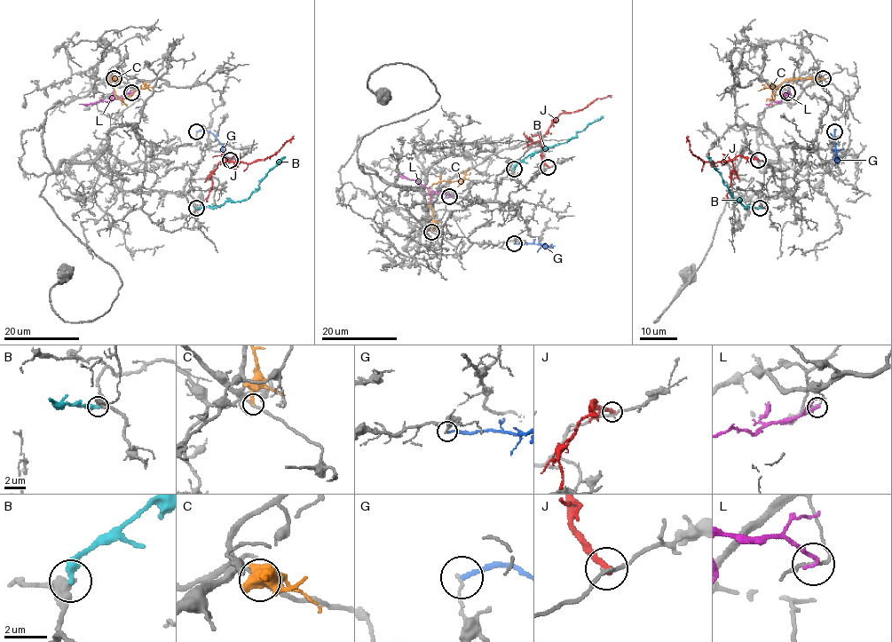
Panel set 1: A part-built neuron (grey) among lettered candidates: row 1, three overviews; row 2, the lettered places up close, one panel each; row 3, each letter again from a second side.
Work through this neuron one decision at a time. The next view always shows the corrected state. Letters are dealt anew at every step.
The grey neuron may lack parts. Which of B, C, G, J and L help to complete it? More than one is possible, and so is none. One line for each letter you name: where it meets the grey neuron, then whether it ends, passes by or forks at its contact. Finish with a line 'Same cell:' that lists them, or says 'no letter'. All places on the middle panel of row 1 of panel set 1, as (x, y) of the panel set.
Same cell: no letter

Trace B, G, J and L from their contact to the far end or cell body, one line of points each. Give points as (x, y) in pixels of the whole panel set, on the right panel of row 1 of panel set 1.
B: (760, 208), (746, 207), (734, 200), (707, 156)
G: (835, 132), (837, 154)
J: (758, 159), (740, 155), (727, 161), (704, 162), (689, 148), (688, 136)
L: (788, 92), (778, 102), (765, 104)

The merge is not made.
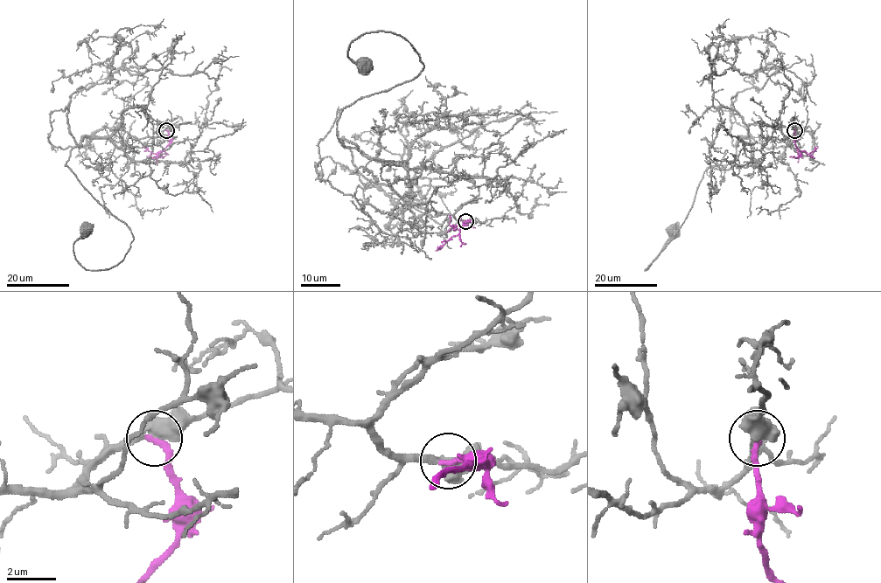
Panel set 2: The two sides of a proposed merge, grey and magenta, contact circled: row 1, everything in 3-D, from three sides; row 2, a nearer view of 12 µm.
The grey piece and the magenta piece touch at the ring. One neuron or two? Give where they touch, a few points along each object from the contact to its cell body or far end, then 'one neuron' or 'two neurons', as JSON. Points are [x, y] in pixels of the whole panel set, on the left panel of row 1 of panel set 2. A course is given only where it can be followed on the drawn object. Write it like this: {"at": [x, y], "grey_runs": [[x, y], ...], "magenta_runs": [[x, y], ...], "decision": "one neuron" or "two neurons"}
{"at": [166, 130], "grey_runs": [[166, 129], [121, 123], [72, 149], [130, 249], [87, 270], [87, 229]], "magenta_runs": [[166, 130], [169, 144], [163, 150], [153, 154], [143, 146]], "decision": "one neuron"}

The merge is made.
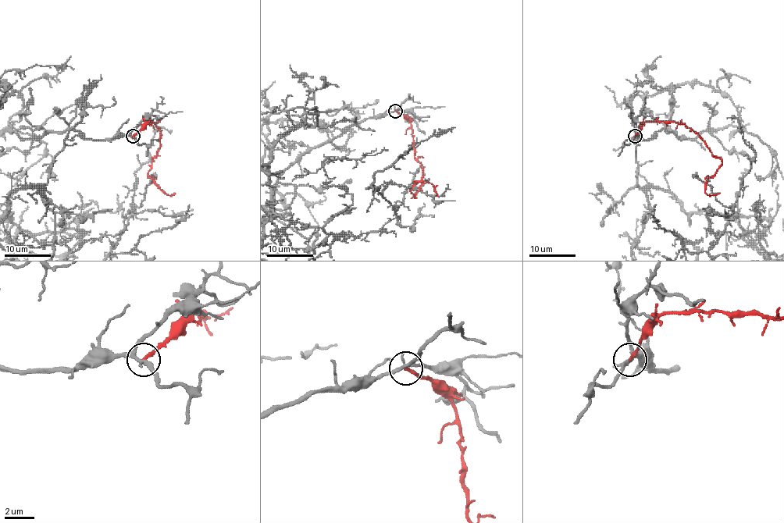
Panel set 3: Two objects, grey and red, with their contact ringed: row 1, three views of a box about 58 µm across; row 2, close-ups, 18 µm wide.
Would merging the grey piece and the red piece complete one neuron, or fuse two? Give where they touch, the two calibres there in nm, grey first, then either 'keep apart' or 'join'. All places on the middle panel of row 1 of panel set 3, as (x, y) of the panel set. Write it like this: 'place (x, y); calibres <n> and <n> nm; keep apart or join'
place (395, 111); calibres 190 and 240 nm; keep apart

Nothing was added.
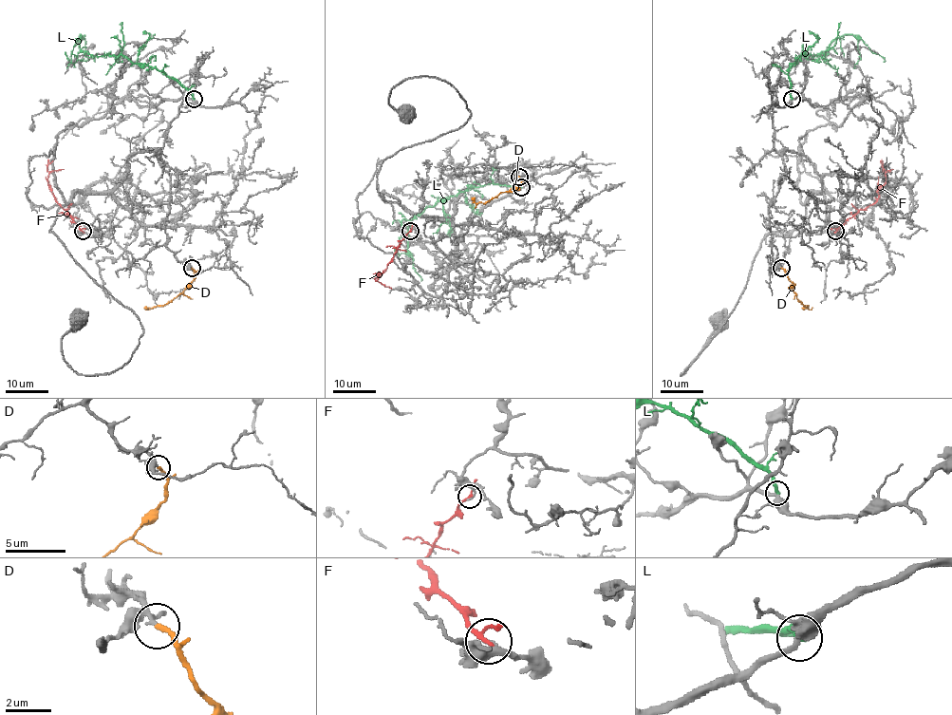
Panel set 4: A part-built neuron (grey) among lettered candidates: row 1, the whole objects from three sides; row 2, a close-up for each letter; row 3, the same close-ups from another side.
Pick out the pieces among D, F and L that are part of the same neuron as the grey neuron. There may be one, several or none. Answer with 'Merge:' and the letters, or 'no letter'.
Merge: D

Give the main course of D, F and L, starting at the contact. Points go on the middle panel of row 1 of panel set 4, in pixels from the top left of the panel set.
D: (518, 177), (522, 183), (517, 188), (501, 192), (484, 202), (475, 202), (472, 197)
F: (410, 231), (375, 281), (391, 289)
L: (521, 188), (489, 183), (467, 188), (418, 214), (407, 224), (407, 251), (413, 257), (413, 267), (422, 279)

